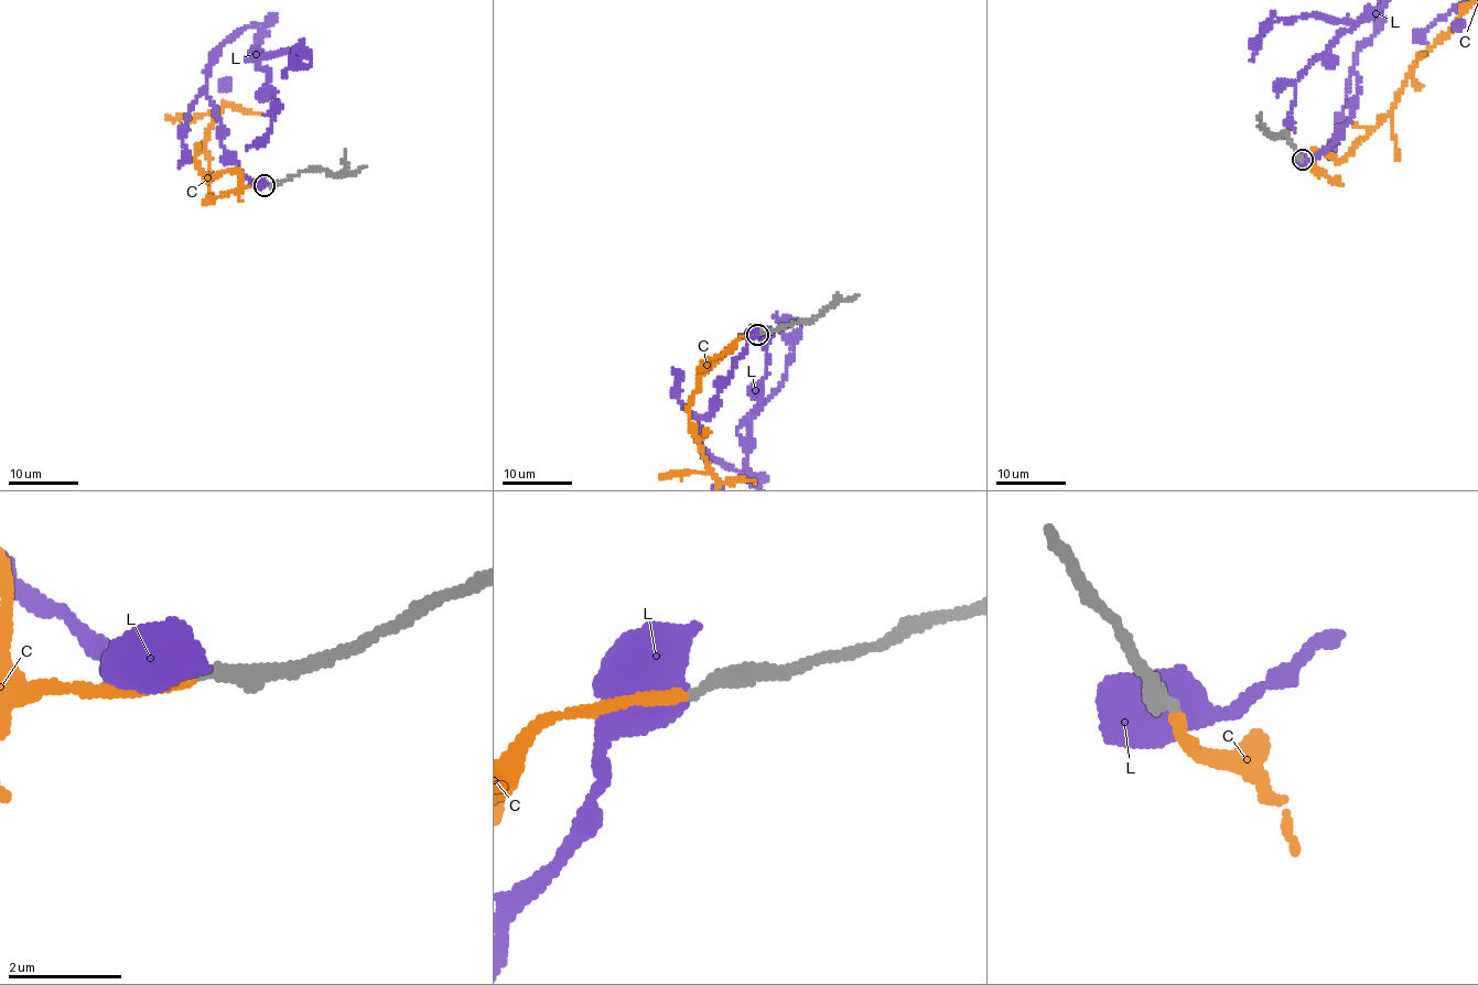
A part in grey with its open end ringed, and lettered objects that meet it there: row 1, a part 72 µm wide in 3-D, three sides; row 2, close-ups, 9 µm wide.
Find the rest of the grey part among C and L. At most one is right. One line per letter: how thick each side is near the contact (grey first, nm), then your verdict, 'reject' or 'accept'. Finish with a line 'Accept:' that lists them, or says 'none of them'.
C: 280/180 nm | accept
L: 280/650 nm | reject
Accept: C

